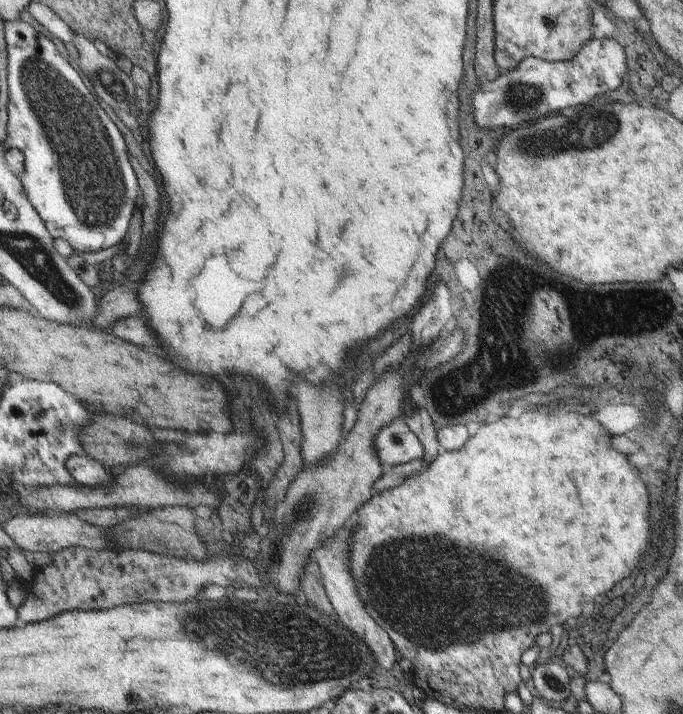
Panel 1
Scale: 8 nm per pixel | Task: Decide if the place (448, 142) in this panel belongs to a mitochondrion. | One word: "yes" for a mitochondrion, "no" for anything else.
no

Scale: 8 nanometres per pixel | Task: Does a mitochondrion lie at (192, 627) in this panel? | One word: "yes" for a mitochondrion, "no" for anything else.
yes

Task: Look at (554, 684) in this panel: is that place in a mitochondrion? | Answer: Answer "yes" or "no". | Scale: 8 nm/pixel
yes

